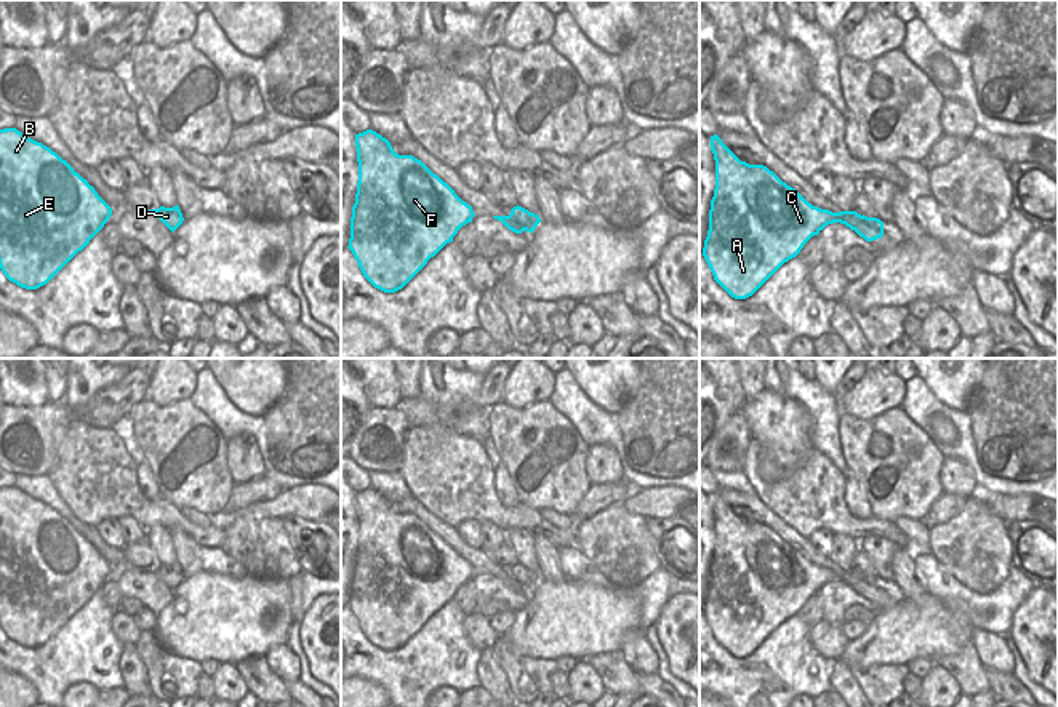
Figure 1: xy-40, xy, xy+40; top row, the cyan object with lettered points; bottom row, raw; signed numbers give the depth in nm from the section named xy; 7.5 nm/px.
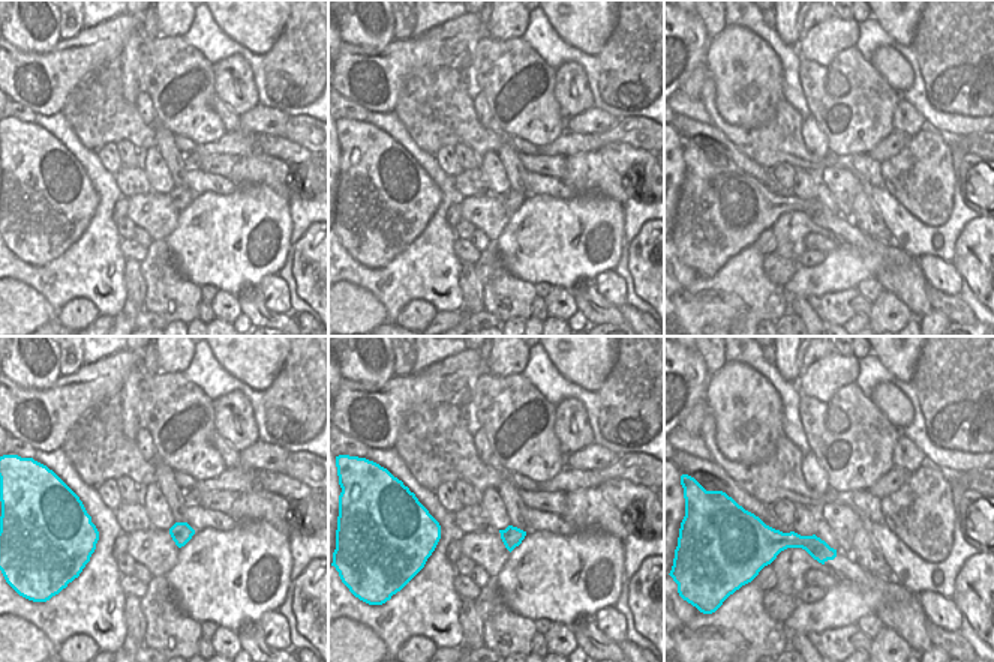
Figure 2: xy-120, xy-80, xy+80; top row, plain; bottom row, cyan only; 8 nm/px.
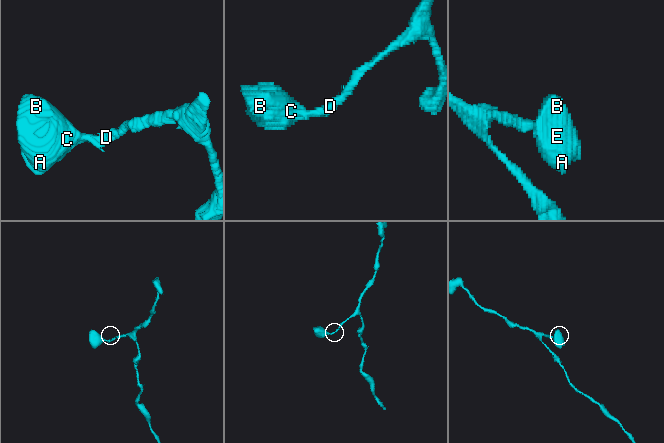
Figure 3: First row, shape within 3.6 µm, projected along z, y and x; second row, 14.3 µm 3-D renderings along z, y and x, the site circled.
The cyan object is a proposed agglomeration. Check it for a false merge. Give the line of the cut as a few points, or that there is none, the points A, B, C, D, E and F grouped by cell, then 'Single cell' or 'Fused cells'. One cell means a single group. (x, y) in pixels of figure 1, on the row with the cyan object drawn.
No split. Groups: A B C D E F. Single cell.

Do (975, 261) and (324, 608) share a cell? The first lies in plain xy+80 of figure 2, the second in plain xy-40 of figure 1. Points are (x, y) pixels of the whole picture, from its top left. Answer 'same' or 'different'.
same

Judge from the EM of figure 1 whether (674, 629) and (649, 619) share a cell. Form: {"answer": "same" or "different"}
{"answer": "different"}

